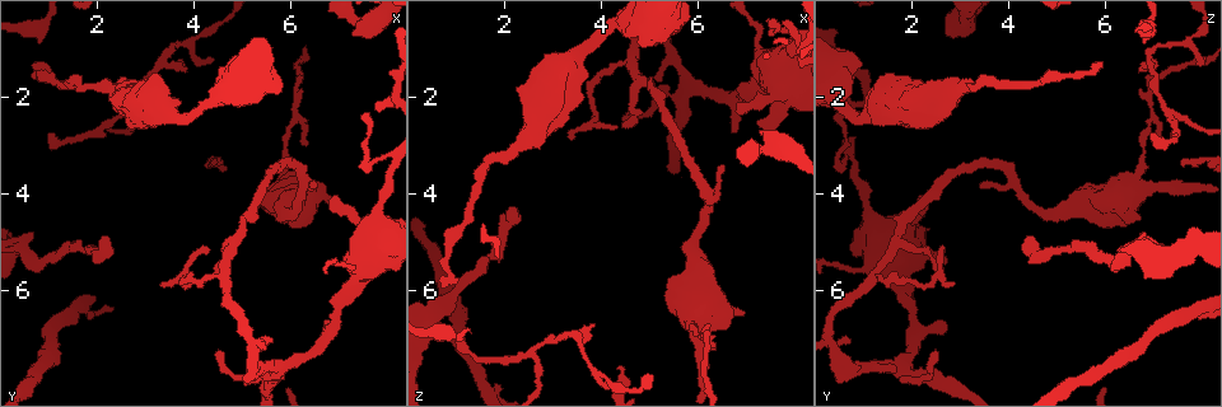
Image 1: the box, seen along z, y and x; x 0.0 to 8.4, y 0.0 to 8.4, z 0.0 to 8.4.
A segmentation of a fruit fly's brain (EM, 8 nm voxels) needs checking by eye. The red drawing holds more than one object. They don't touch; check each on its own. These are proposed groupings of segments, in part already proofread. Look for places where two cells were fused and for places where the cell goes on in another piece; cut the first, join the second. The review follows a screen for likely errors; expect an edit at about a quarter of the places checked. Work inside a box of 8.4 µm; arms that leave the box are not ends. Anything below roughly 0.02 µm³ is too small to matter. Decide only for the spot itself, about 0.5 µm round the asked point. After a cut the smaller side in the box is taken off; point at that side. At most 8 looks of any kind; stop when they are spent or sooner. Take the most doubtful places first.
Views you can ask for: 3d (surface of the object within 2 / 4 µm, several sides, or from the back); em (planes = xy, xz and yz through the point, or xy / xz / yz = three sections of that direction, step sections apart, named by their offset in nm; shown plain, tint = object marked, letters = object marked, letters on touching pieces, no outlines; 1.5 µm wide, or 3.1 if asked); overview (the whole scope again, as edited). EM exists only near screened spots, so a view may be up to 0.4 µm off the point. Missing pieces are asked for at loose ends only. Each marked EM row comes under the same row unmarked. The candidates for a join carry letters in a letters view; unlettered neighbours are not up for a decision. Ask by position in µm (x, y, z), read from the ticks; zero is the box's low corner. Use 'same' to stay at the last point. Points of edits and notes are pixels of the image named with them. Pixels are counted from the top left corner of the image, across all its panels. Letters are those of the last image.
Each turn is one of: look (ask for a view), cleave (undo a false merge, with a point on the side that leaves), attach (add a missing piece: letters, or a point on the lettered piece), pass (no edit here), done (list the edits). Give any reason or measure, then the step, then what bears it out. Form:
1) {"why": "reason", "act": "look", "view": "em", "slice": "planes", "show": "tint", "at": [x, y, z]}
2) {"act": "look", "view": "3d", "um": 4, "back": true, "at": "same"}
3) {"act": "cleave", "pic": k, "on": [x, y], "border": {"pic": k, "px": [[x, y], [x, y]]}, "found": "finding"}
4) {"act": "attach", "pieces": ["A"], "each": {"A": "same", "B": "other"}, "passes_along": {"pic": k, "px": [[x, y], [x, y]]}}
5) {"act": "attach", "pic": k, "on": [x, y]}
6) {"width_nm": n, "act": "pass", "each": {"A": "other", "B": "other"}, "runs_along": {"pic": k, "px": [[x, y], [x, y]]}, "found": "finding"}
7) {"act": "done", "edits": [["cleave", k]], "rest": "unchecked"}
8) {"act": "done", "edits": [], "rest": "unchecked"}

{"why": "tapers out", "act": "look", "view": "em", "slice": "xz", "step": 4, "show": "letters", "at": [3.40, 5.85, 2.85]}

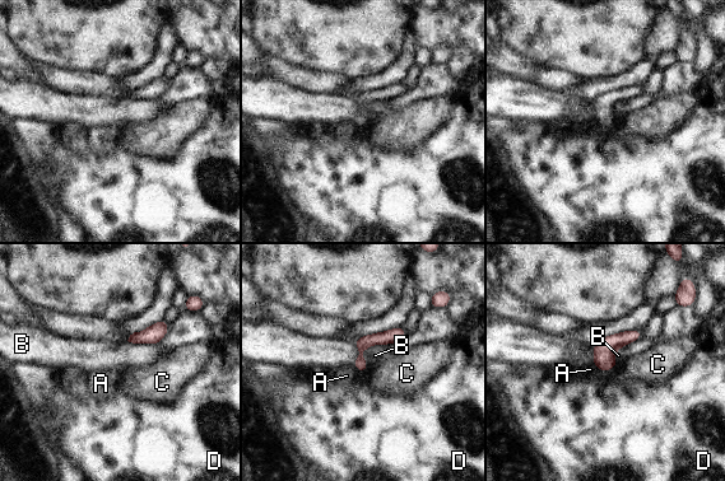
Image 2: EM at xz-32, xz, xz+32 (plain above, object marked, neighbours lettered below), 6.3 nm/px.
{"act": "look", "view": "em", "slice": "planes", "show": "letters", "at": "same"}

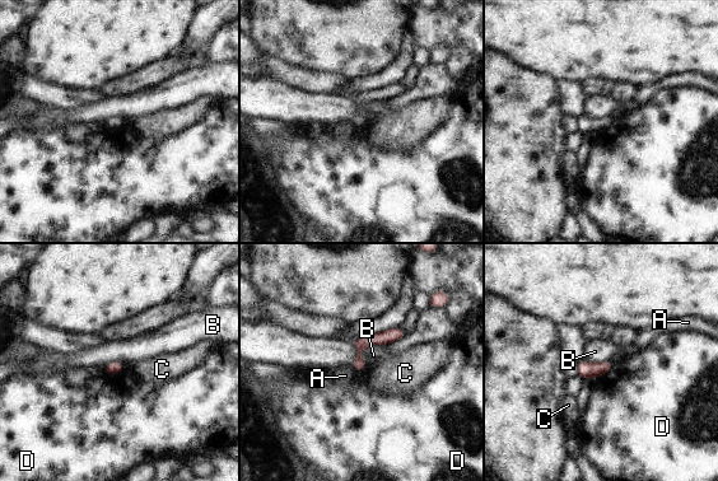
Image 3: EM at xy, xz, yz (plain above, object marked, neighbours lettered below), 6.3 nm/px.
{"width_nm": 80, "act": "pass", "each": {"A": "other", "B": "other", "C": "other", "D": "other"}, "border": {"pic": 3, "px": [[387, 344], [366, 346], [350, 367]]}, "found": "no lettered piece goes on from it"}

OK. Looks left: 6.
{"why": "end of a long branch", "act": "look", "view": "3d", "um": 4, "at": [0.65, 1.30, 5.90]}

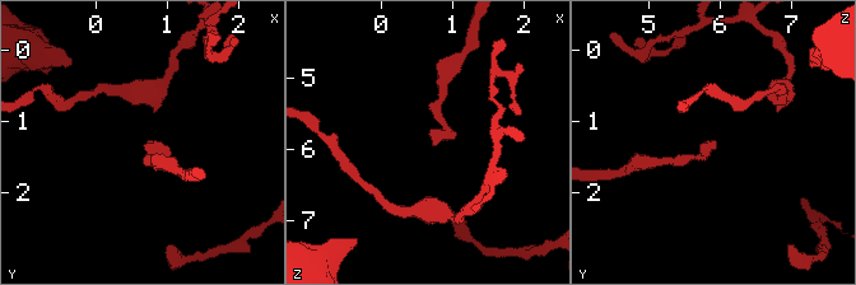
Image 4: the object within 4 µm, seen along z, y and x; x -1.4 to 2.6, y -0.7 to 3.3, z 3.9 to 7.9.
{"act": "look", "view": "em", "slice": "planes", "show": "letters", "at": [0.70, 1.35, 5.95]}

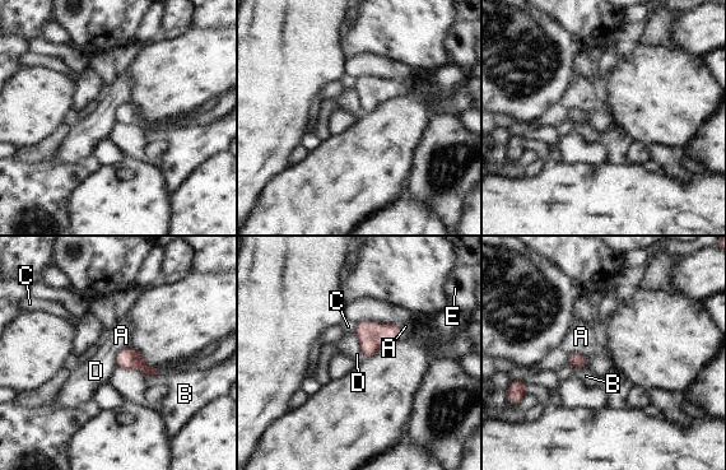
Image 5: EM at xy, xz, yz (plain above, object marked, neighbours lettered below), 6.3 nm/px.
{"act": "pass", "each": {"A": "other", "B": "other", "C": "other", "D": "other", "E": "other"}, "border": {"pic": 5, "px": [[354, 333], [361, 352], [366, 358]]}, "found": "none of them fits"}

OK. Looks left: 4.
{"why": "thin neck", "act": "look", "view": "em", "slice": "planes", "show": "letters", "at": [3.50, 1.30, 6.90]}

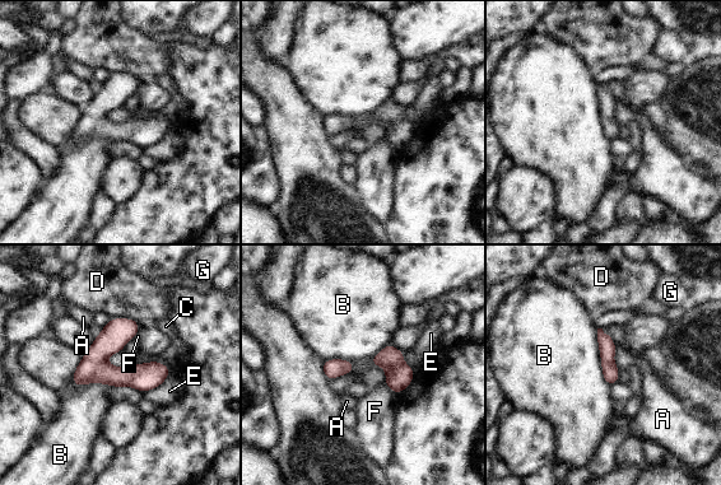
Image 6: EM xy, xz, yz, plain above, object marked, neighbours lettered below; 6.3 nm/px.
{"longest_contact_nm": ["B", 380], "act": "pass", "each": {"A": "other", "B": "other", "C": "other", "D": "other", "E": "other", "F": "other", "G": "other"}, "runs_along": {"pic": 6, "px": [[166, 369], [75, 379]]}, "found": "continuous, no second cell"}

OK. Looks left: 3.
{"act": "done", "edits": [], "rest": "unchecked"}

